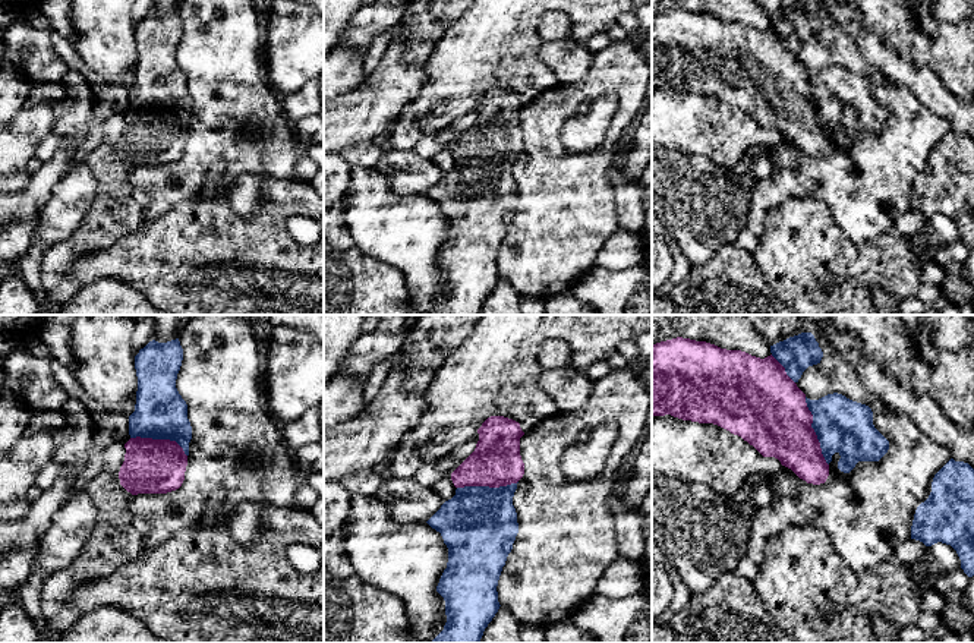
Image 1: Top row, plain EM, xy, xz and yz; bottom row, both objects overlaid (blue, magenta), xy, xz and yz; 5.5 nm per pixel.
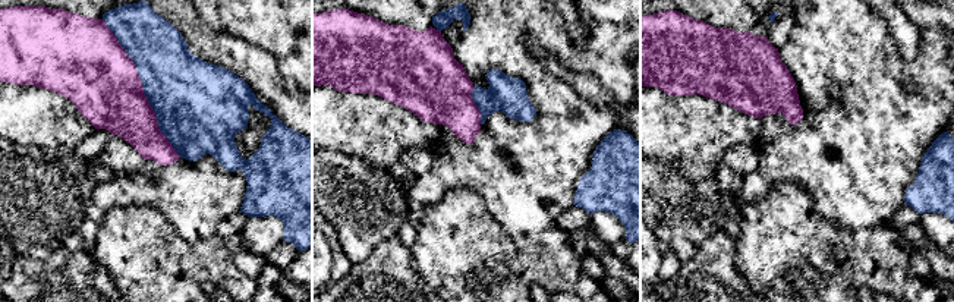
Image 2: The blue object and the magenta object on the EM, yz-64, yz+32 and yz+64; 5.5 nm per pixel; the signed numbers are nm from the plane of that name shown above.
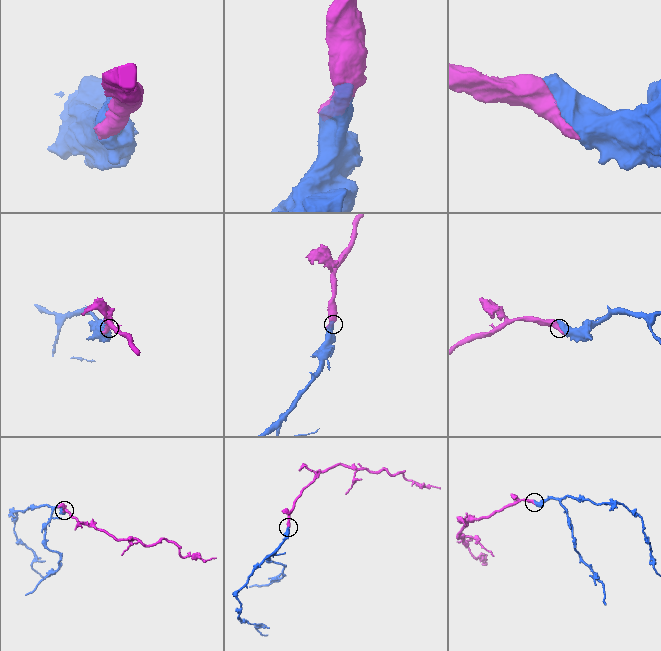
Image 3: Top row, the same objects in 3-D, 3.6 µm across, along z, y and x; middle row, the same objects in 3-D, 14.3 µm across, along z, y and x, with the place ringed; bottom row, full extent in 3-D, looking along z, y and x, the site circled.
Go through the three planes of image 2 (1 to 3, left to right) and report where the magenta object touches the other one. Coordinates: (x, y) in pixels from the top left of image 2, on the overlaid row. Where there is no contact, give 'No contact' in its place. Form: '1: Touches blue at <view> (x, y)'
1: Touches blue at yz-64 (144, 88)
2: Touches blue at yz+32 (476, 106)
3: No contact

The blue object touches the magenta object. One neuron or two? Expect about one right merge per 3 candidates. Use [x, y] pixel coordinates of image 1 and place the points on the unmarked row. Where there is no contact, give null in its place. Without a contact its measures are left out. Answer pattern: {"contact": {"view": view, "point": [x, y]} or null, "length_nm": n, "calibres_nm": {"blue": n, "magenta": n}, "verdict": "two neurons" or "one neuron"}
{"contact": {"view": "yz", "point": [815, 103]}, "length_nm": 400, "calibres_nm": {"blue": 300, "magenta": 400}, "verdict": "one neuron"}

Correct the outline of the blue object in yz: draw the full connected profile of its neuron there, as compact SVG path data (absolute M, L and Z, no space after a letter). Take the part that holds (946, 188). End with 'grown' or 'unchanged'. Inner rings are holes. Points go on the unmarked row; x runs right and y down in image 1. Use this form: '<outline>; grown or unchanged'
M951 130L933 149L932 164L914 186L911 211L932 218L937 214L951 217L968 249L974 248L974 141Z; unchanged

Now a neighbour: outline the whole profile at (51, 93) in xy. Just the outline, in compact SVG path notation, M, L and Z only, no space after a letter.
M42 82L32 83L26 103L59 103L66 97L66 86L63 82Z

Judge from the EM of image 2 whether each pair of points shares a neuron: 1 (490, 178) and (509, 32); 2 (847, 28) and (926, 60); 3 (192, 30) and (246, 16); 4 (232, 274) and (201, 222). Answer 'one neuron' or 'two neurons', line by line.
1: one neuron
2: one neuron
3: two neurons
4: two neurons

